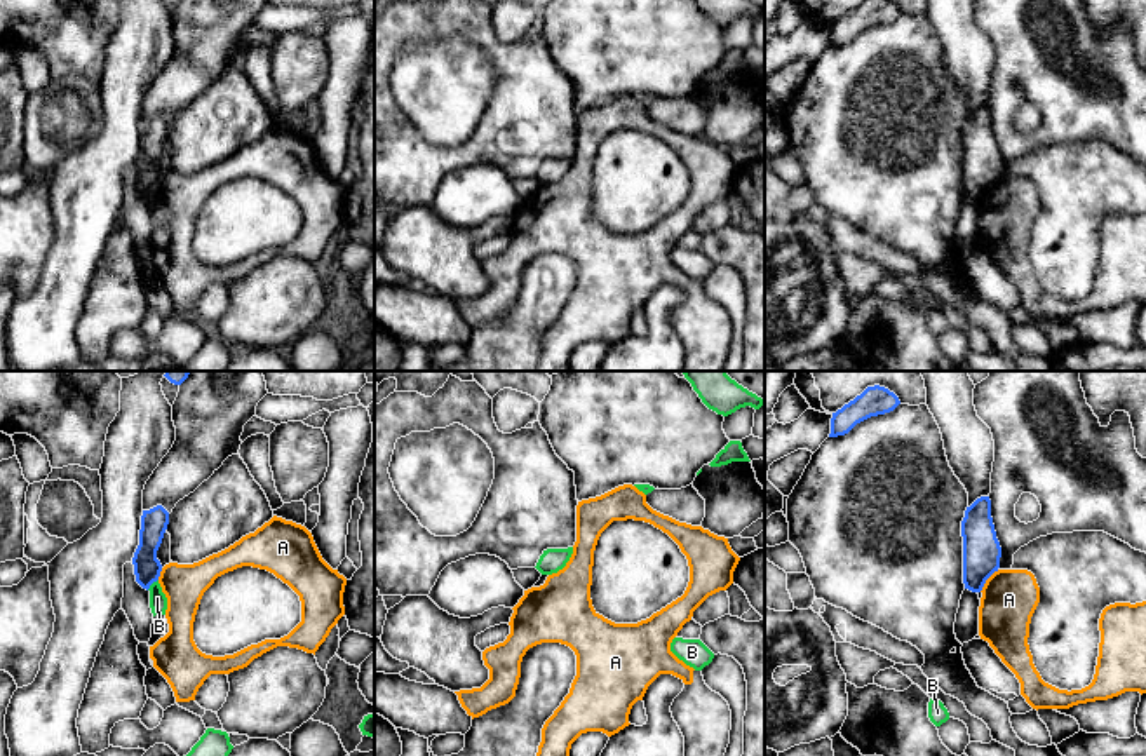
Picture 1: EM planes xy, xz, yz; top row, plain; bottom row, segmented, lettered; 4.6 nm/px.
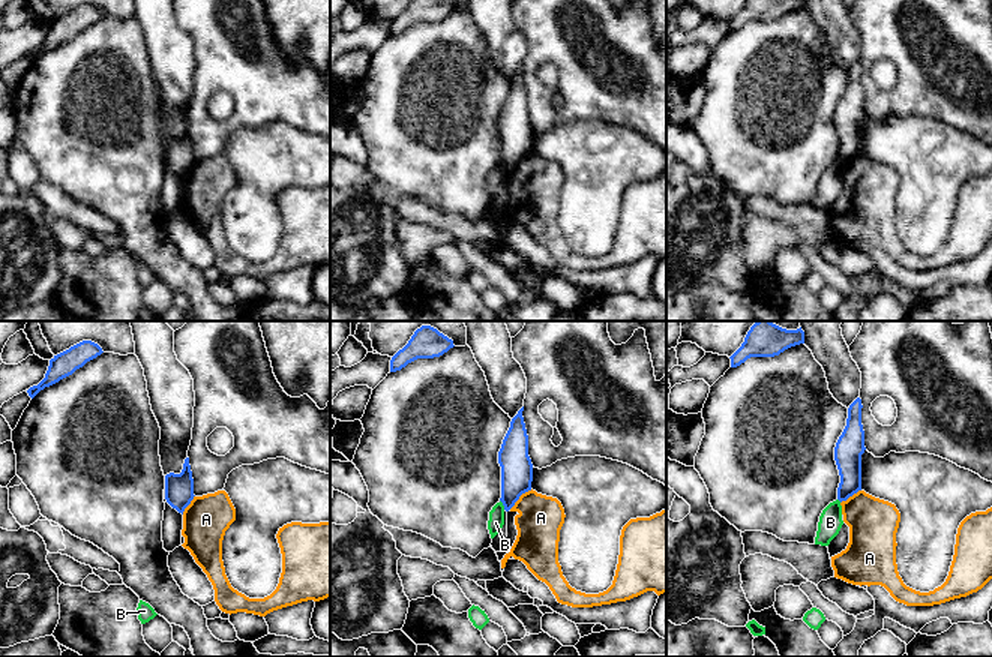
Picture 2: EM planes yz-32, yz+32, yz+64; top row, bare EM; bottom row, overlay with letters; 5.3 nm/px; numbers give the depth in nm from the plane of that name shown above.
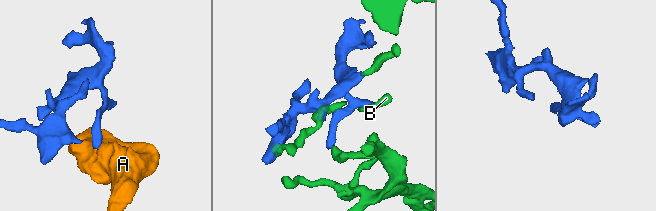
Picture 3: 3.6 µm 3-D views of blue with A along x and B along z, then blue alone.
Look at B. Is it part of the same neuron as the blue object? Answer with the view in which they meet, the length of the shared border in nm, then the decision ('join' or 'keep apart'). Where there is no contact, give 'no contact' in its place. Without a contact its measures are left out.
xy | 80 nm | keep apart

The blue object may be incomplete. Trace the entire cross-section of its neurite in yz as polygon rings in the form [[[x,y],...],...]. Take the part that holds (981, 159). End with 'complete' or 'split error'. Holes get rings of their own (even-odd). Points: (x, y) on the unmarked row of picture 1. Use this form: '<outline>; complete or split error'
[[[981,106],[967,117],[961,131],[961,146],[965,199],[981,202],[986,190],[998,181],[1001,167],[989,106]]]; complete

